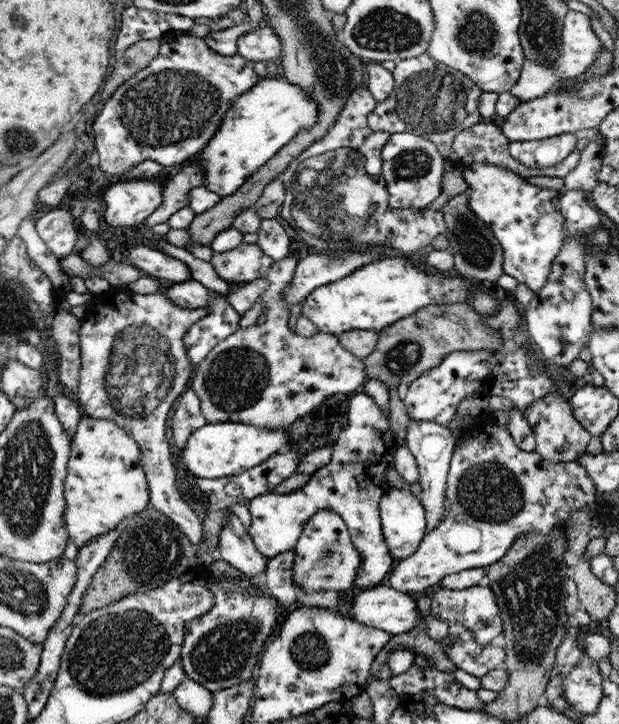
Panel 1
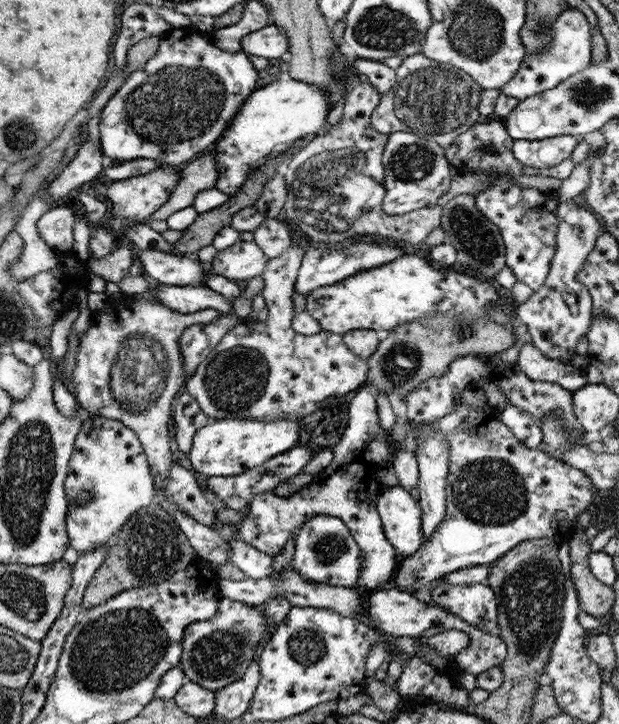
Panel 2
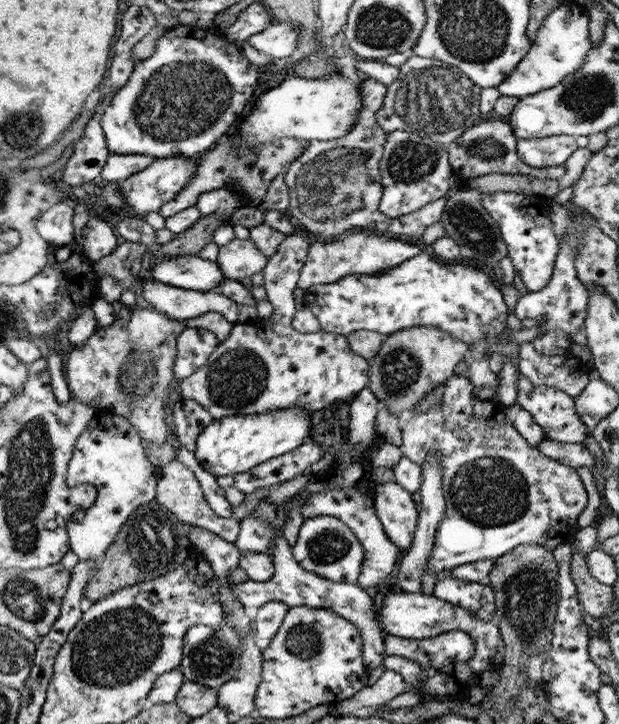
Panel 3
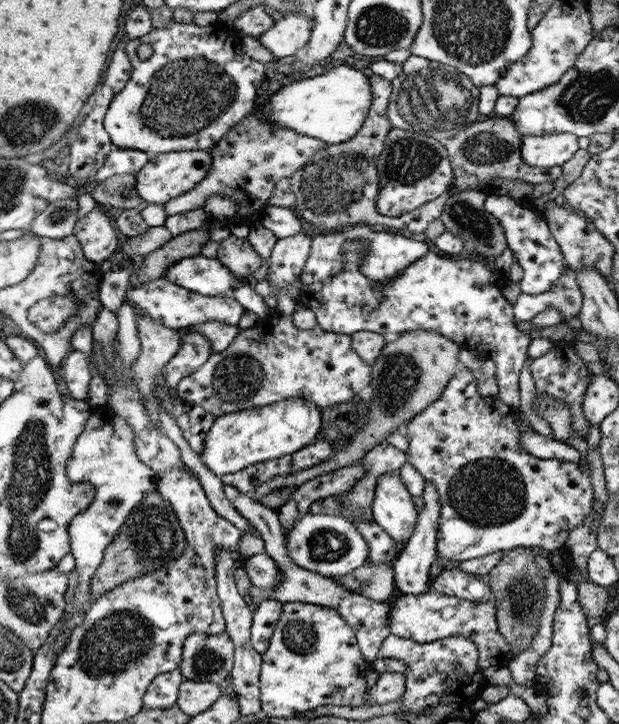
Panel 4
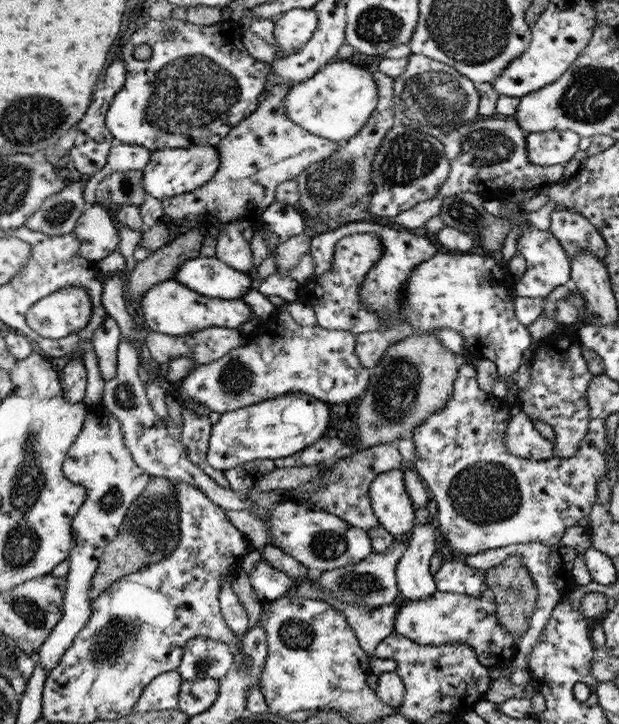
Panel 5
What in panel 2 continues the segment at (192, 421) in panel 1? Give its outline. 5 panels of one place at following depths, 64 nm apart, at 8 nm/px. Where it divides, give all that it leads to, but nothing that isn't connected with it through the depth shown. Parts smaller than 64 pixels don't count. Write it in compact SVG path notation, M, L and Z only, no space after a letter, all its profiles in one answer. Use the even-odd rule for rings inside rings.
M190 393L178 396L174 404L174 438L180 447L182 454L188 454L192 450L194 434L203 426L210 423L210 418L206 416L198 401Z

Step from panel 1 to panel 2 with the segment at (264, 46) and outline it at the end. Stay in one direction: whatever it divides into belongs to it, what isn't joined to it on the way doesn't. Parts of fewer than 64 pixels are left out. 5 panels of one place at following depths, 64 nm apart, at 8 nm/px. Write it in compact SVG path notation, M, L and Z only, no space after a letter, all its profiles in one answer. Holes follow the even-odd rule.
M272 23L256 32L246 35L241 40L241 50L246 54L264 58L280 58L288 53L289 40L284 29Z

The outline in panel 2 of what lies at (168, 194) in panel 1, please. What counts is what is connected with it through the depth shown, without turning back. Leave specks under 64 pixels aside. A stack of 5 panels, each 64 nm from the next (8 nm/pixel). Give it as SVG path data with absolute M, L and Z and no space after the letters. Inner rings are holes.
M211 151L205 152L203 157L189 160L184 164L180 183L173 188L168 202L150 217L166 220L174 212L193 206L198 192L215 186L218 173L219 168Z

